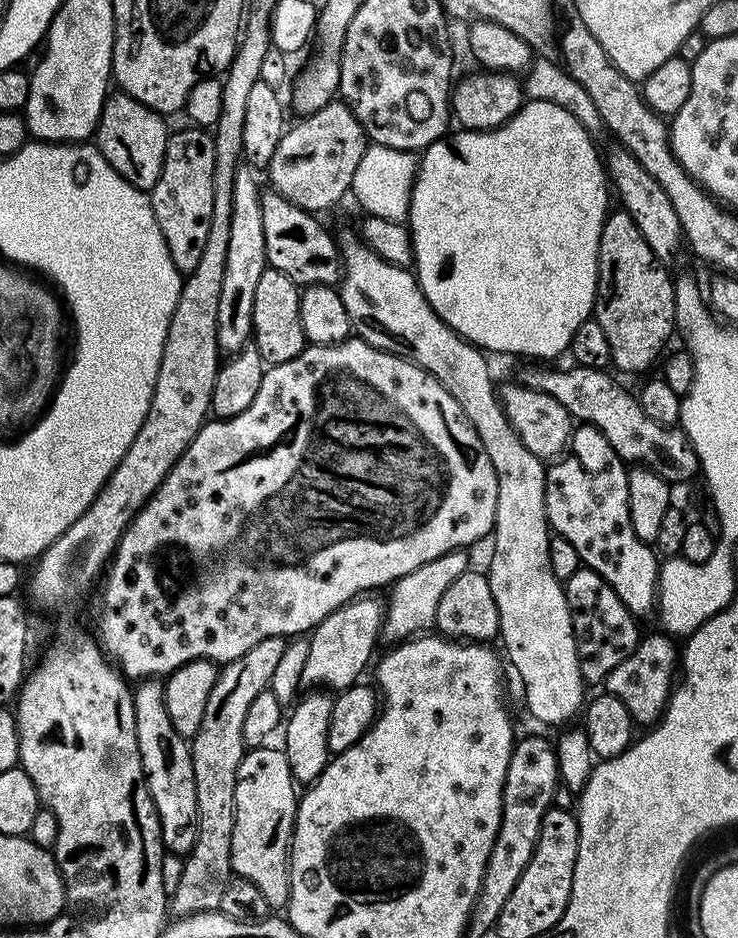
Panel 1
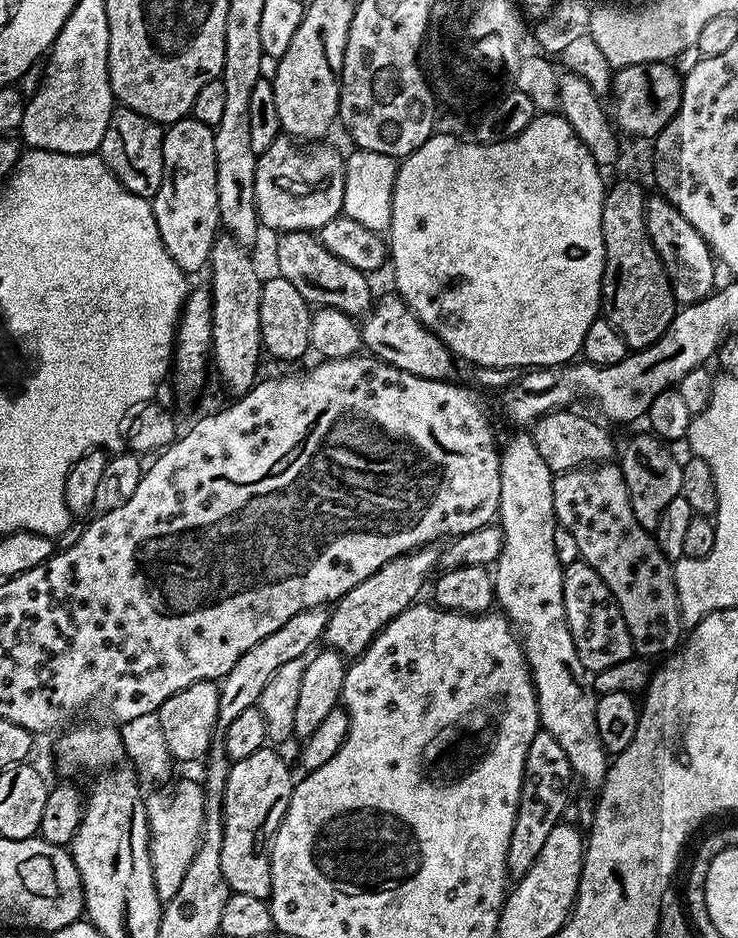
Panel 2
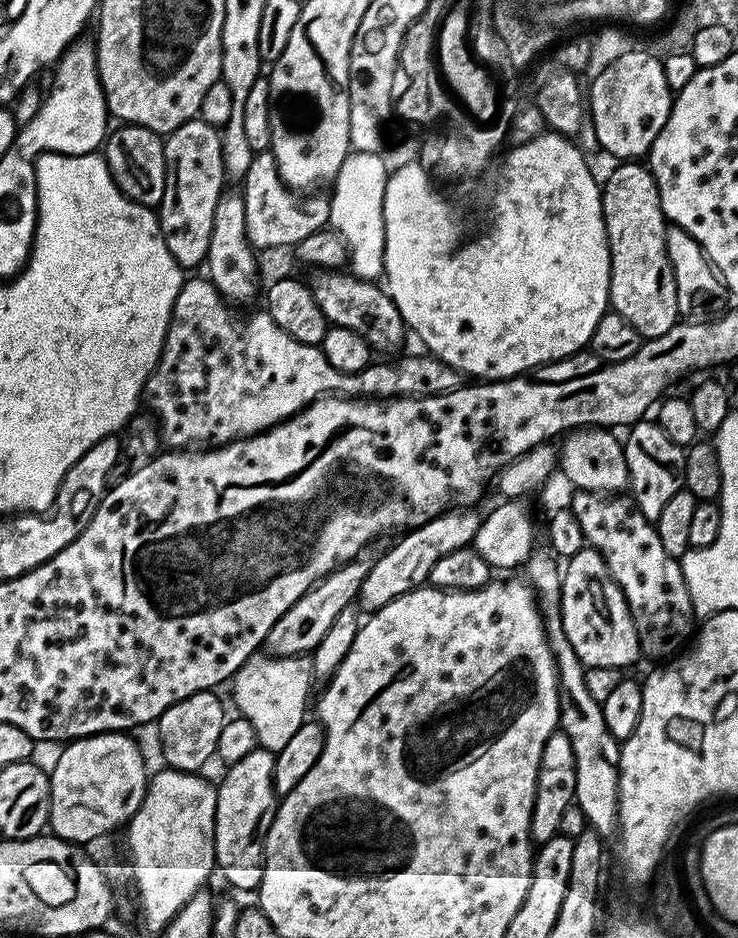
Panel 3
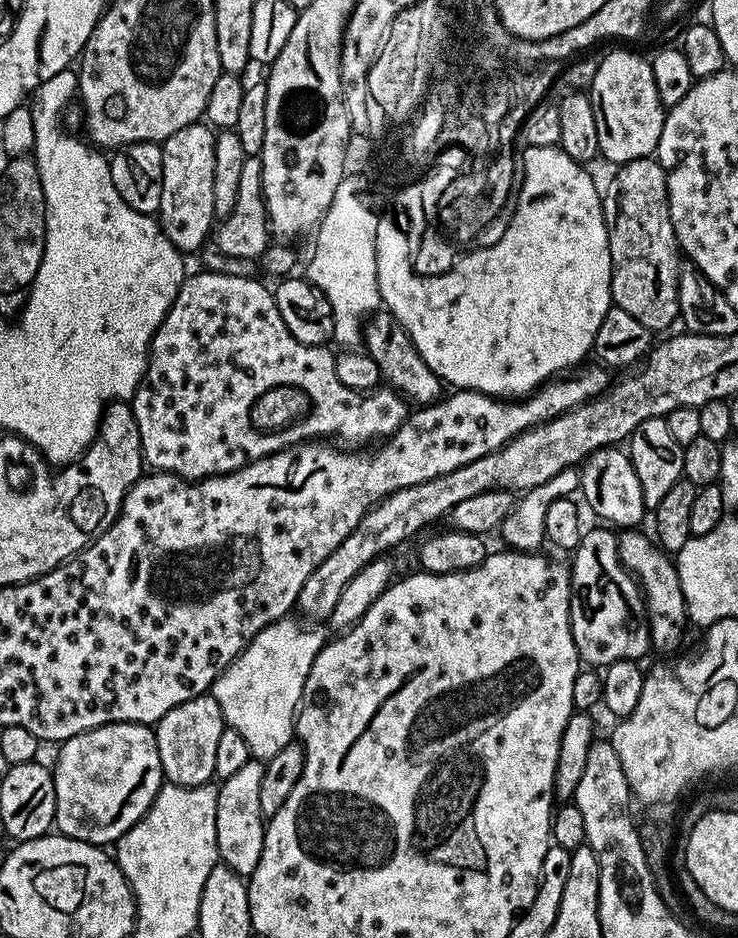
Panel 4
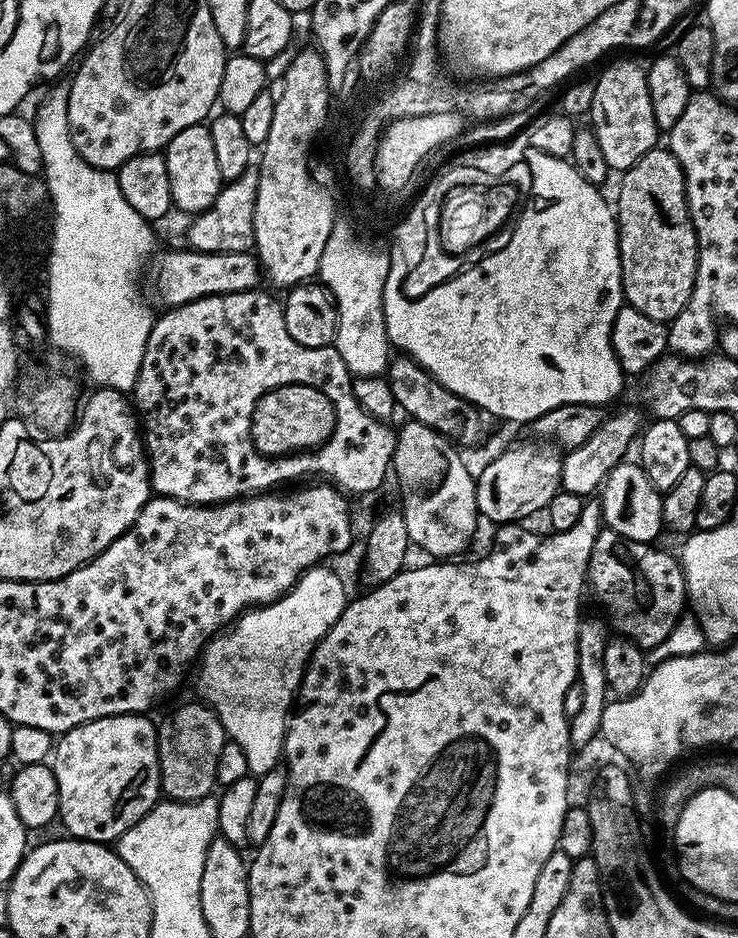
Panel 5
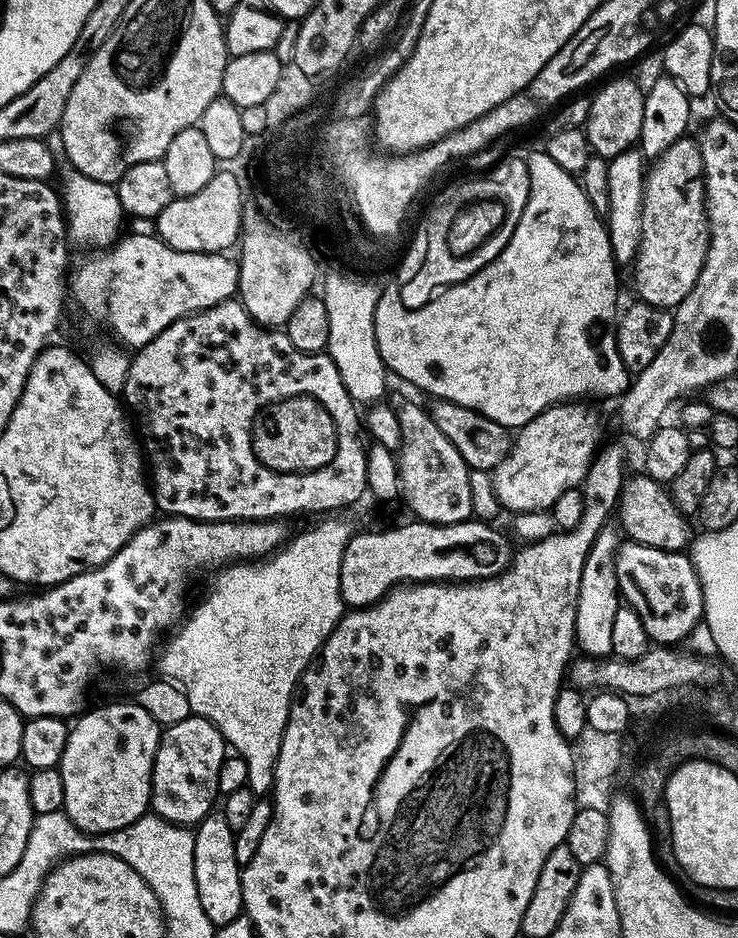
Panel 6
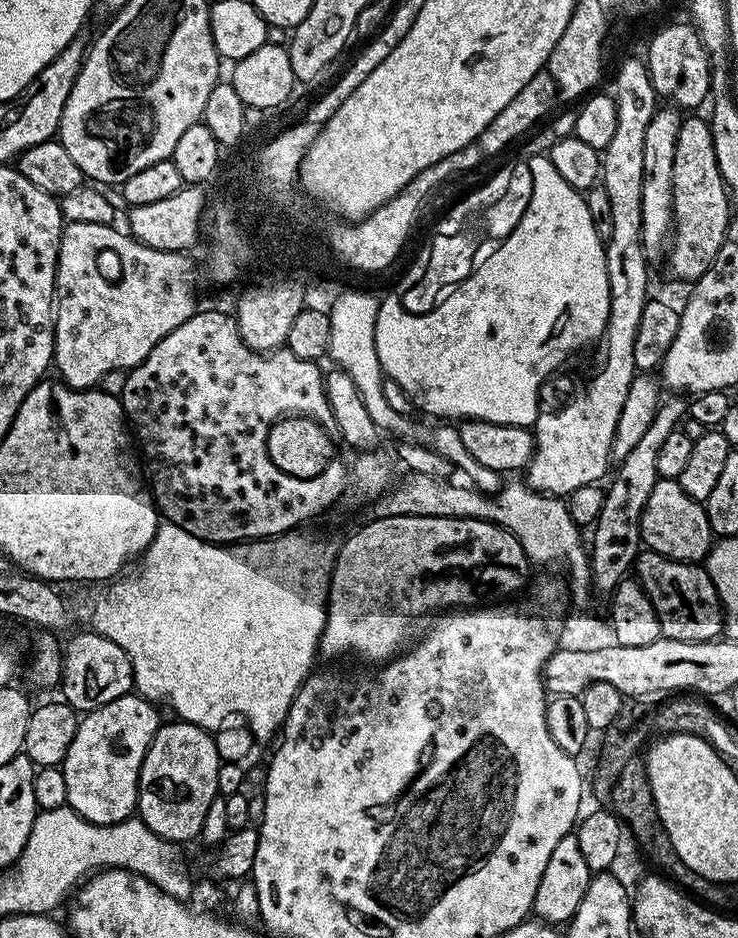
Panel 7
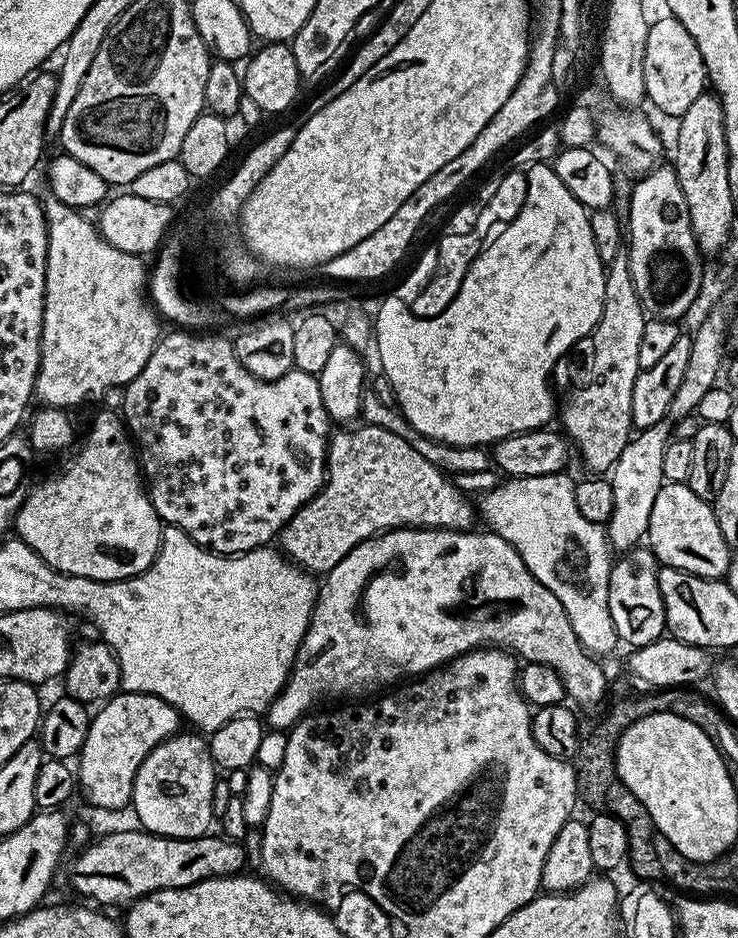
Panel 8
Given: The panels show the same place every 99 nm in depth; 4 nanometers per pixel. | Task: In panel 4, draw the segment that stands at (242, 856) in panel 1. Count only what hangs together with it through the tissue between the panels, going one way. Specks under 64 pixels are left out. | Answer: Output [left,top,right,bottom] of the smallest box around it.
[216,758,266,878]

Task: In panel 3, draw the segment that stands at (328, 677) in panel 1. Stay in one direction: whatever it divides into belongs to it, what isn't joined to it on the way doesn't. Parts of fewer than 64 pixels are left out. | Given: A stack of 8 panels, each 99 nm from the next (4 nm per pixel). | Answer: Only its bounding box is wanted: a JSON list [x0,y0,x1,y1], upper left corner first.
[359,506,482,614]

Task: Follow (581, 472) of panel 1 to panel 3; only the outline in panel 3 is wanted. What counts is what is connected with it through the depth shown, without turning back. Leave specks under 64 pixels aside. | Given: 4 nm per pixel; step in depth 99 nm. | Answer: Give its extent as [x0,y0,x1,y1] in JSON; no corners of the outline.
[570,490,698,662]

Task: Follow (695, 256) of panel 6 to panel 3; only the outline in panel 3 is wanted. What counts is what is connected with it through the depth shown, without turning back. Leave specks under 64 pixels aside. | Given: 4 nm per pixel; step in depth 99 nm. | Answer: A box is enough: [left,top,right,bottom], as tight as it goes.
[600,162,678,340]

